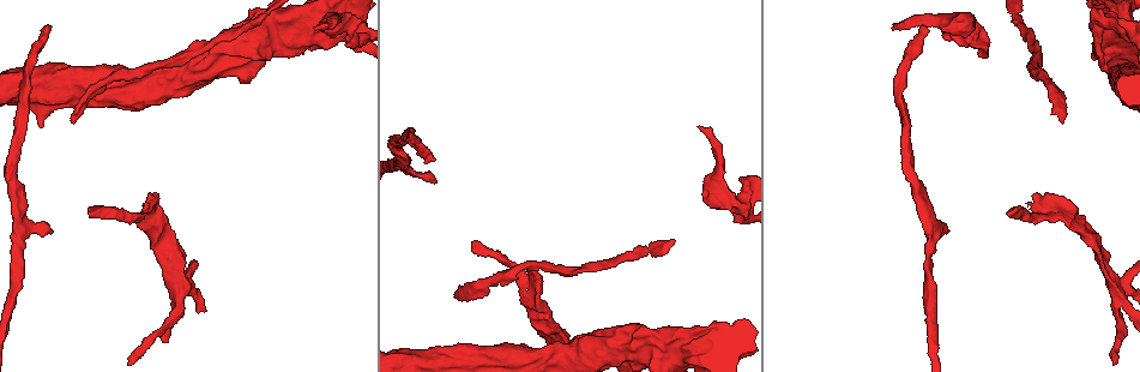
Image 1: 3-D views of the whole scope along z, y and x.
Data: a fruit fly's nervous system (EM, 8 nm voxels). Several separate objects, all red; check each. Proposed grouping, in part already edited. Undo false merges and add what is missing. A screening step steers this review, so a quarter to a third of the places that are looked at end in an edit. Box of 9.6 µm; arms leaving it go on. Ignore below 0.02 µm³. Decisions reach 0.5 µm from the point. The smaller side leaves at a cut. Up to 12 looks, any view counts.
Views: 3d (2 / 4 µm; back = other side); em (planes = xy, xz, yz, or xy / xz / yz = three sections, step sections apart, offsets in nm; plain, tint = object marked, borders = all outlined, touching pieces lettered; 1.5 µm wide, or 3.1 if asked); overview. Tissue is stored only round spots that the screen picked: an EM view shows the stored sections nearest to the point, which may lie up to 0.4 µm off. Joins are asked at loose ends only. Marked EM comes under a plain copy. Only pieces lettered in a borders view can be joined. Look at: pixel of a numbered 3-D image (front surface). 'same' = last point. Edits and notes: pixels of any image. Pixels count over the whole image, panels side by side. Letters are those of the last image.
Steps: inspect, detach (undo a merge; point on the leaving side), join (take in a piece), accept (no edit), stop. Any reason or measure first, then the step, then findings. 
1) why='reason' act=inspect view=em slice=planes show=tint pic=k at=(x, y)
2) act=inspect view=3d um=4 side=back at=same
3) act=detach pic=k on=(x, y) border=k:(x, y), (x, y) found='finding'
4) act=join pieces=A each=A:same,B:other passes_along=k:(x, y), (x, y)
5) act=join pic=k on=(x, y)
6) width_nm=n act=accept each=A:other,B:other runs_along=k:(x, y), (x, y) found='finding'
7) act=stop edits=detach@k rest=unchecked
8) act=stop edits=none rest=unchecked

act=inspect view=em um=3.1 slice=xz step=16 show=borders pic=1 at=(335, 46)

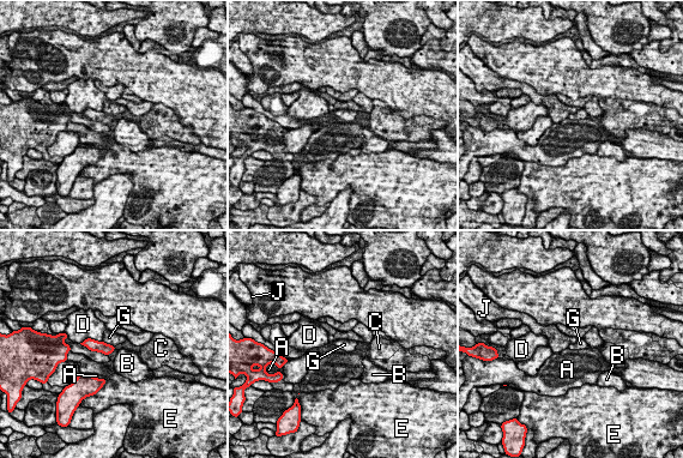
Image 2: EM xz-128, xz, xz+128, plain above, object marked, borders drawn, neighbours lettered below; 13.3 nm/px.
act=accept each=A:other,B:other,C:other,D:other,E:other,G:other,J:other border=2:(102, 341), (114, 347) found='no lettered piece goes on from it'

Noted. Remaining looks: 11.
why='free end' act=inspect view=3d um=4 pic=1 at=(699, 127)

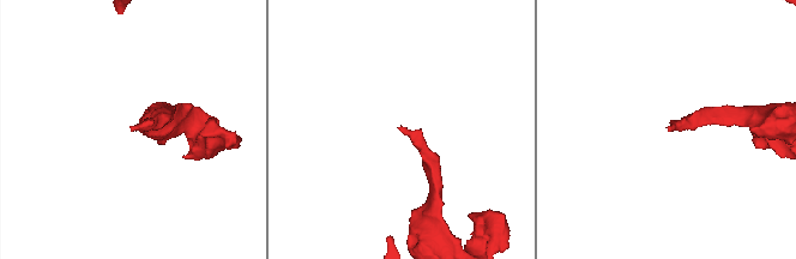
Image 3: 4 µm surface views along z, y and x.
act=inspect view=em slice=yz step=8 show=borders pic=3 at=(400, 125)

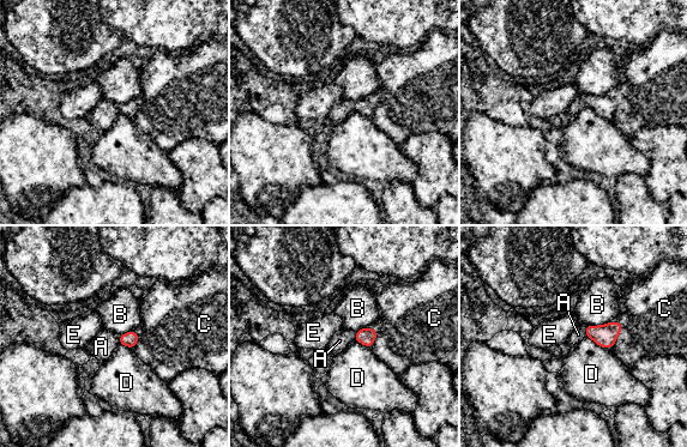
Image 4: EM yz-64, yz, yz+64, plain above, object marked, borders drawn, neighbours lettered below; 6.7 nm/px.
act=inspect view=em slice=planes show=borders at=same

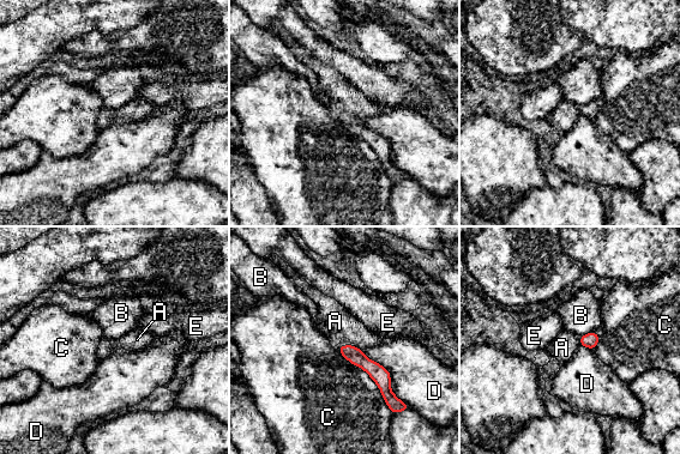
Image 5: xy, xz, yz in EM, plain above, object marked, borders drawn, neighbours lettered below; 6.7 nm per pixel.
width_nm=100 act=join pieces=A each=A:same,B:other,C:other,D:other,E:other passes_along=5:(379, 374), (355, 346), (335, 321) found='the cell continues'

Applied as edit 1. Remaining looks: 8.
why='free end' act=inspect view=3d um=4 pic=1 at=(473, 252)

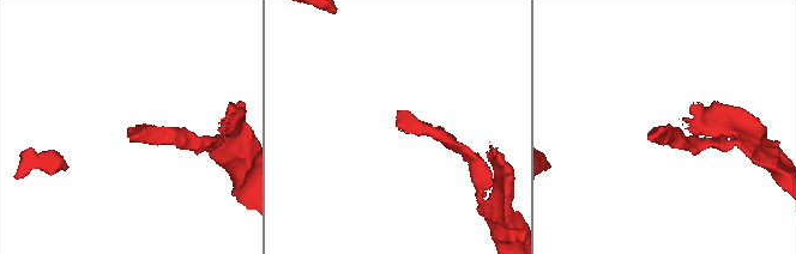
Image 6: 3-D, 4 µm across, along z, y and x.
why='shape alone is not enough' act=inspect view=em slice=yz step=8 show=tint pic=6 at=(128, 127)

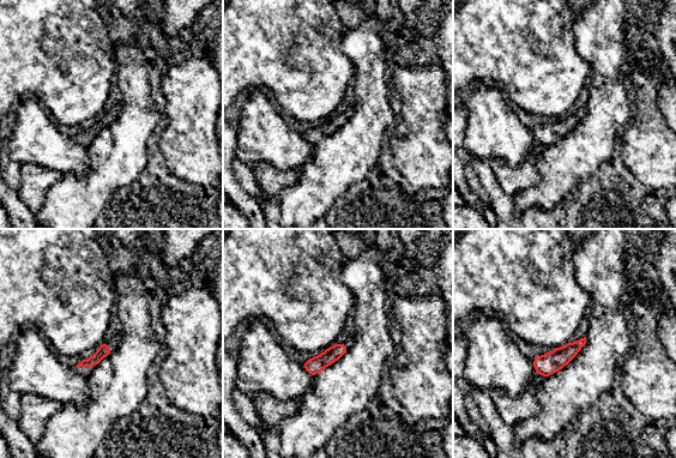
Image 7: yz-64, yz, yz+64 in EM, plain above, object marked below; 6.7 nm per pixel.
why='cut it another way' act=inspect view=em slice=planes show=borders at=same

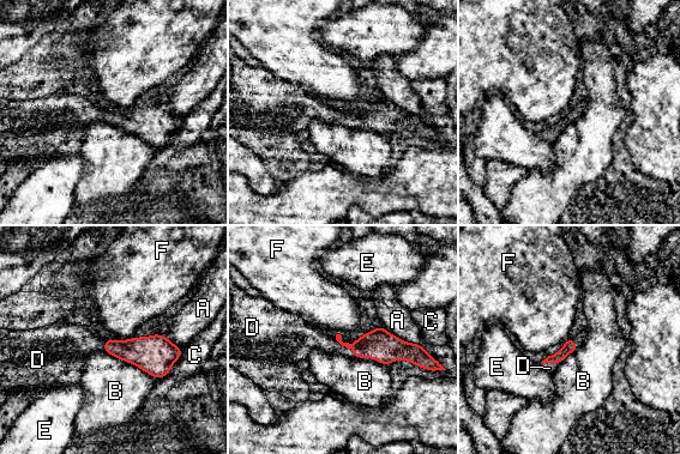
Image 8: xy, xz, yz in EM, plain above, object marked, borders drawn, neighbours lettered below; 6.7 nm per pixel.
act=join pieces=D each=A:other,B:other,C:other,D:same,E:other,F:other passes_along=8:(380, 345), (344, 345), (308, 337) found='it goes on there'

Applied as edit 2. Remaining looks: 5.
why='free end' act=inspect view=3d um=4 pic=1 at=(1110, 72)

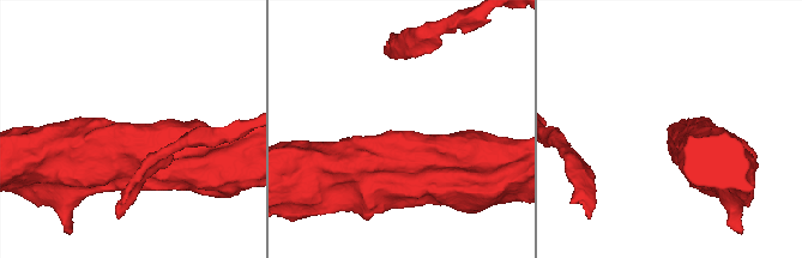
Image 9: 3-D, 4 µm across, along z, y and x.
act=inspect view=em slice=xy step=4 show=borders pic=9 at=(146, 128)

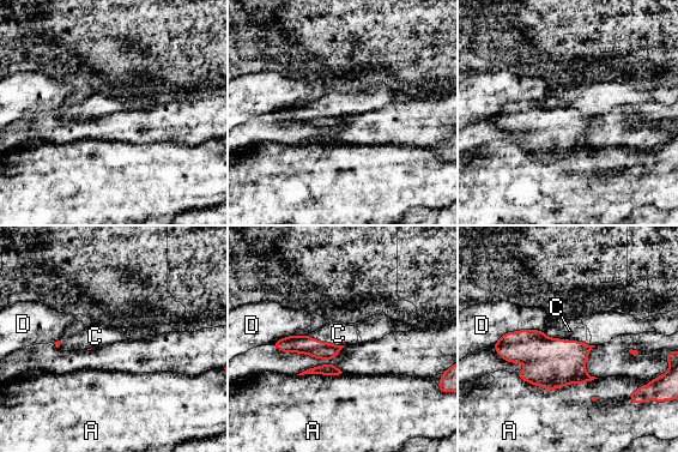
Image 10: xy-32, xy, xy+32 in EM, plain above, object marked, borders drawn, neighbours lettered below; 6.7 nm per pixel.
why='another direction' act=inspect view=em slice=planes show=borders at=same

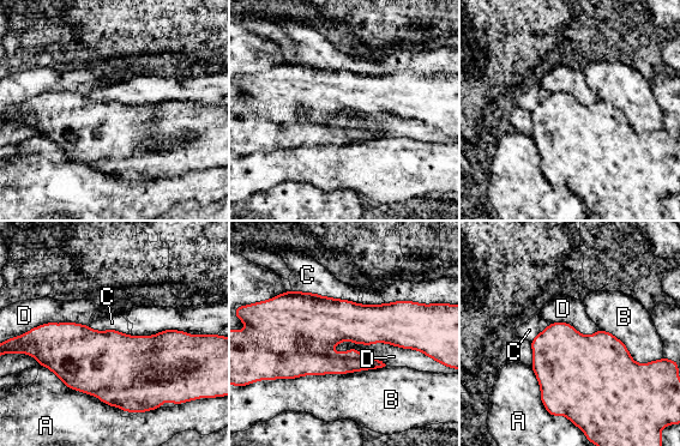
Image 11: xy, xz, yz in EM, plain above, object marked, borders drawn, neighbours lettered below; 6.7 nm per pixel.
longest_contact=B:750nm act=join pieces=C each=A:other,B:other,C:same,D:other passes_along=11:(323, 323), (324, 296), (307, 275) found='it goes on there'

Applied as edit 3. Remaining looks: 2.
act=inspect view=overview

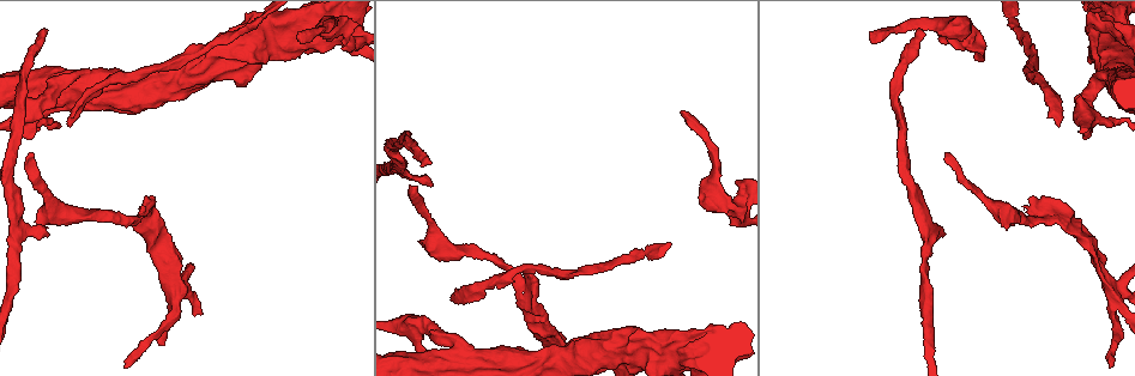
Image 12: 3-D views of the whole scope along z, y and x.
why='free end' act=inspect view=em slice=planes show=borders pic=12 at=(946, 161)

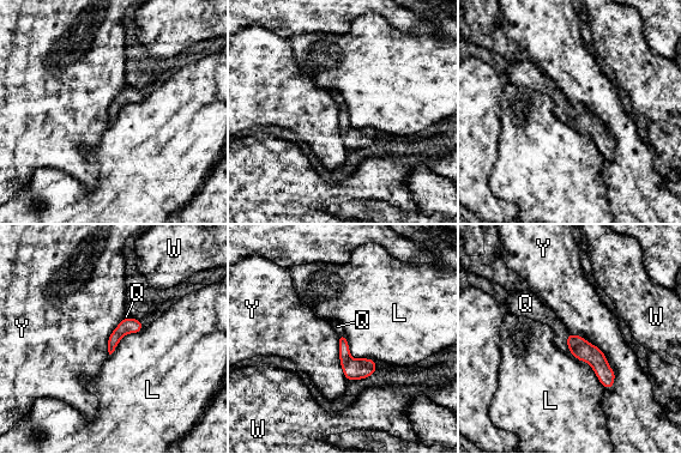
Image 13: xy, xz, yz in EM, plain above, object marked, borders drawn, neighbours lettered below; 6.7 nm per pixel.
width_nm=80 act=join pieces=Q each=L:other,Q:same,W:other,Y:other found='it goes on there'

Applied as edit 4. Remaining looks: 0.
act=stop edits=join@5,join@8,join@11,join@13 rest=unchecked

